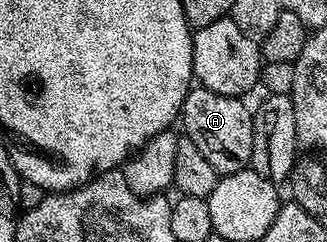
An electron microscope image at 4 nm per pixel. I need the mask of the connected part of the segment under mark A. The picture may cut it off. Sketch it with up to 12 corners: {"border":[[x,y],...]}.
{"border":[[193,86],[183,134],[220,175],[252,162],[254,111]]}

